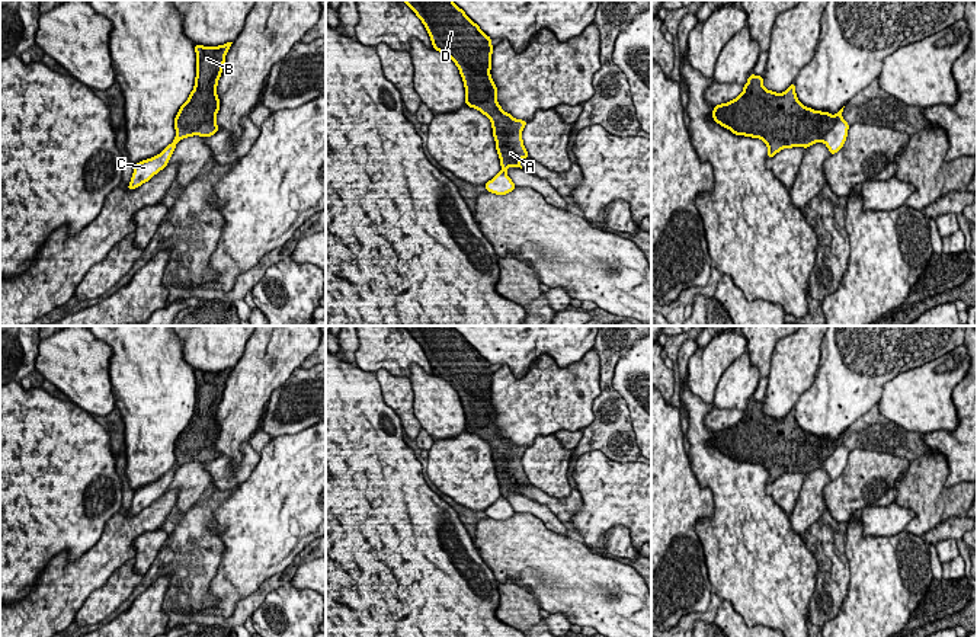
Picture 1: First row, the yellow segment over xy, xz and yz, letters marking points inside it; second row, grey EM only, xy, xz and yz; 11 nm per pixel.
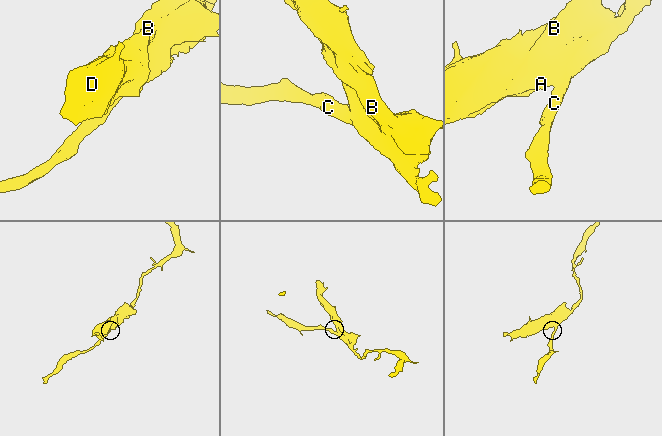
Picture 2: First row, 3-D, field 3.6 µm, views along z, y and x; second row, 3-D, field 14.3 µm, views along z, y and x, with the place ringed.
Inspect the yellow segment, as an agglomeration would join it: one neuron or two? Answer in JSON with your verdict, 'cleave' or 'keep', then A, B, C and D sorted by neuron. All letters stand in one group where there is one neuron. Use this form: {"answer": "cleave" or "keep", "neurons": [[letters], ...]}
{"answer": "cleave", "neurons": [["A", "B", "D"], ["C"]]}

